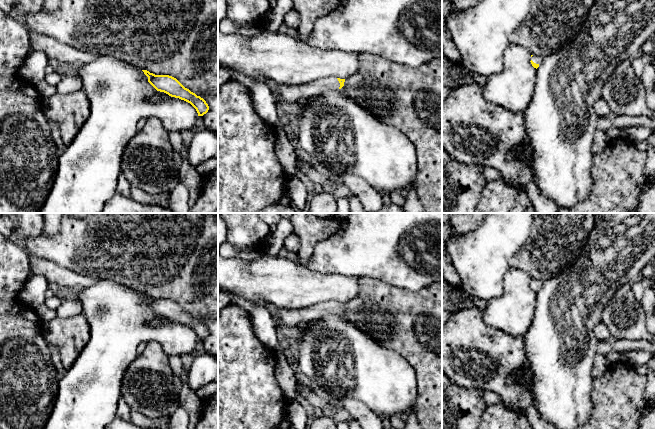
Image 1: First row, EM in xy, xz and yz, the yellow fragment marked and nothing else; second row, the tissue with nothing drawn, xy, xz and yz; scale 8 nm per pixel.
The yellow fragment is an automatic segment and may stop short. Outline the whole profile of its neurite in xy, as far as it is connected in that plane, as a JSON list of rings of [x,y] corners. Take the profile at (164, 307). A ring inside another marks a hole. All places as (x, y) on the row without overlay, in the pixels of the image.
[[[147,294],[142,295],[157,315],[190,327],[196,333],[198,340],[203,340],[208,336],[209,330],[206,325],[185,312],[176,302],[169,299],[155,299]]]

